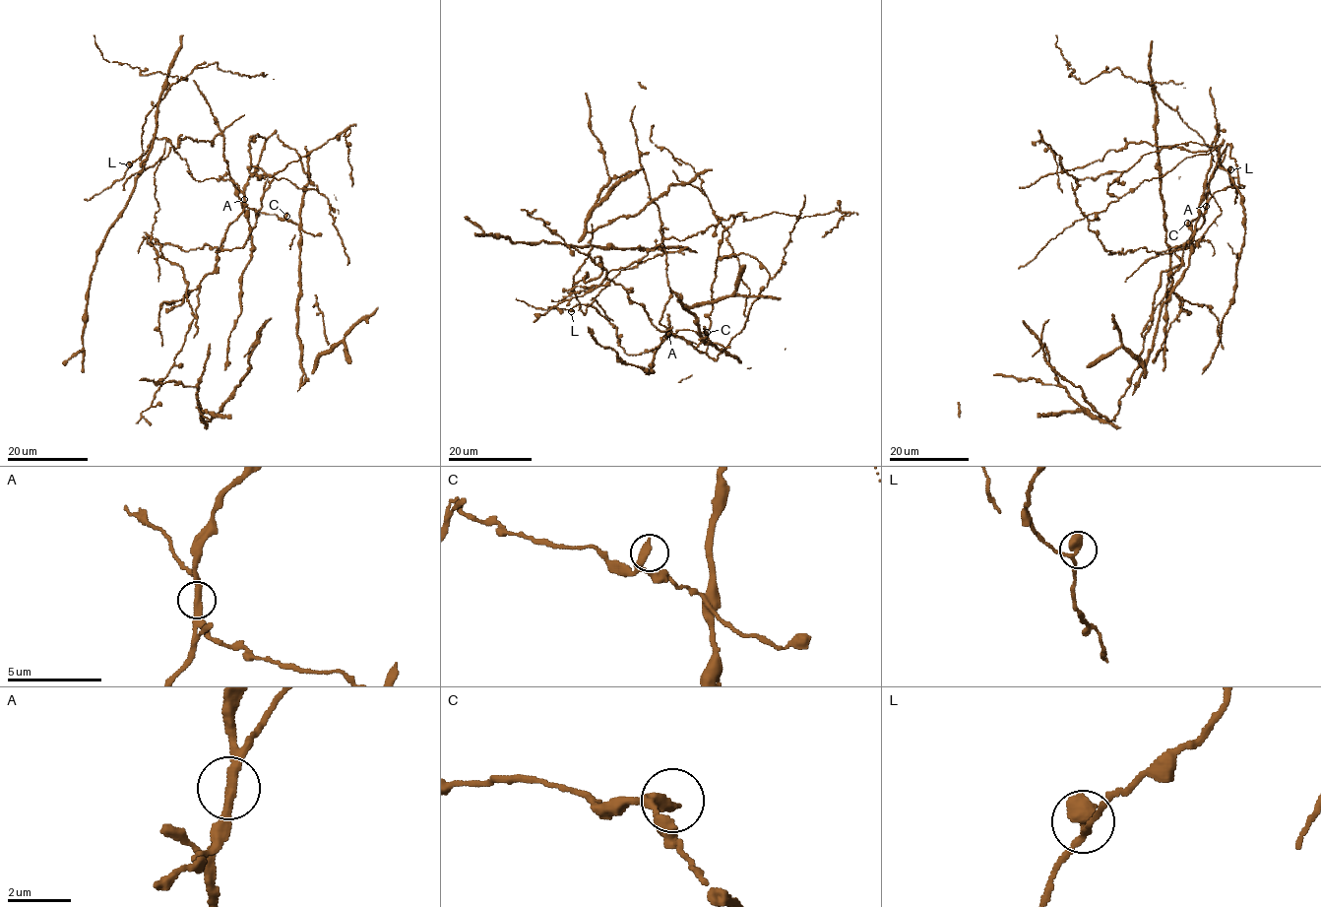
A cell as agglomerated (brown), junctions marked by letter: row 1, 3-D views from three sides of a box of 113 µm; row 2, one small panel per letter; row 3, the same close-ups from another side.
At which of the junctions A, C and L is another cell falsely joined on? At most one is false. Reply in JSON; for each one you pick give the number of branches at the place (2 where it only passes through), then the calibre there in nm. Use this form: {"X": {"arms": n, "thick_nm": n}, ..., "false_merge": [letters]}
{"A": {"arms": 2, "thick_nm": 320}, "false_merge": ["A"]}

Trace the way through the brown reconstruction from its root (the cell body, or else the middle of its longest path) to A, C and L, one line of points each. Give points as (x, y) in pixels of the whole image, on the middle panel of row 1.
A: (647, 313), (652, 324), (668, 334)
C: (647, 313), (652, 324), (661, 331), (672, 334), (678, 330), (707, 332)
L: (647, 313), (669, 335), (654, 349), (627, 355), (617, 328), (597, 309), (578, 304), (571, 311)

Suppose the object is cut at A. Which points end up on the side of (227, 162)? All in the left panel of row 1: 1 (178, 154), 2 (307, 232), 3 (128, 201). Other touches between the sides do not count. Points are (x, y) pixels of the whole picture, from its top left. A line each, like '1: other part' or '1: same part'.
1: other part
2: other part
3: same part

